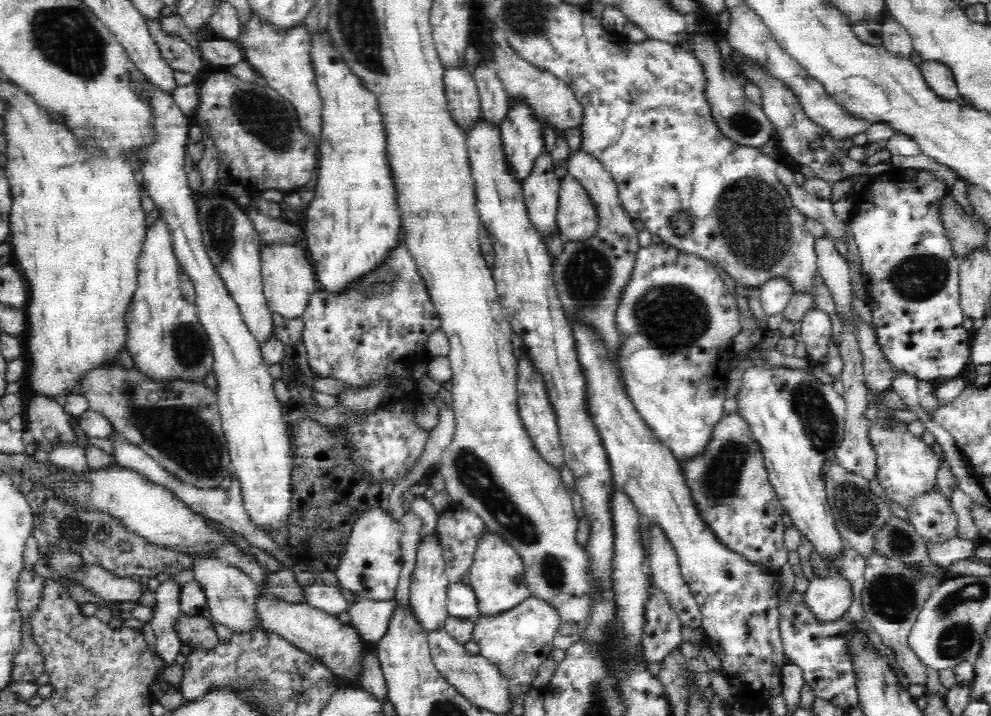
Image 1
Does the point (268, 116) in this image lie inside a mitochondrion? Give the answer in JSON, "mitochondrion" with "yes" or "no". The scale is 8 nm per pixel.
{"mitochondrion":"yes"}

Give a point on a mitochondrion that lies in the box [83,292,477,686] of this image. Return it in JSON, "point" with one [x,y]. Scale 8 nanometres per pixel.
{"point":[188,440]}

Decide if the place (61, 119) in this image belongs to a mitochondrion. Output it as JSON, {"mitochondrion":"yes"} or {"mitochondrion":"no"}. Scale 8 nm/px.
{"mitochondrion":"no"}

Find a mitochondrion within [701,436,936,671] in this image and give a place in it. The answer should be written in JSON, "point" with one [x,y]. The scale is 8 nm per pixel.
{"point":[891,596]}

